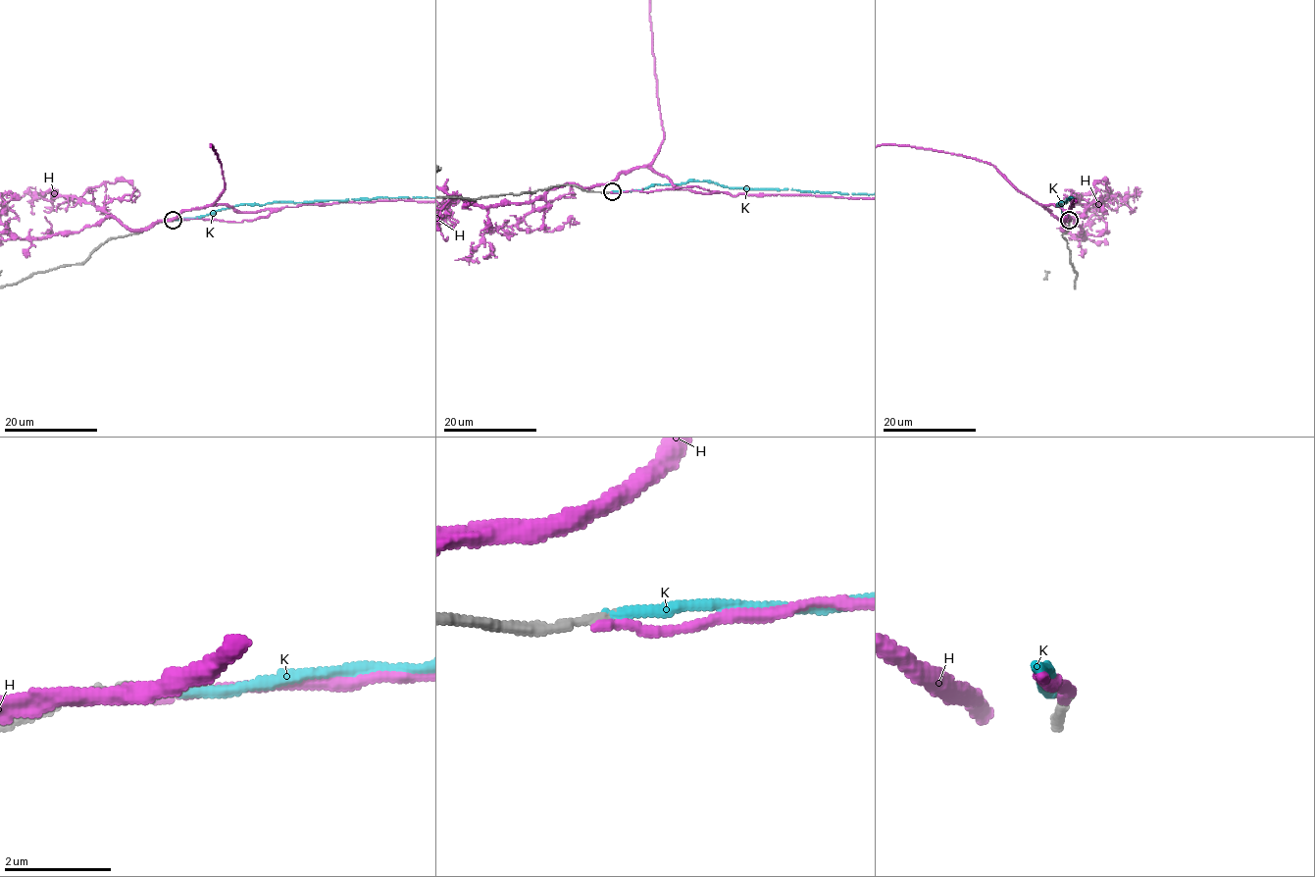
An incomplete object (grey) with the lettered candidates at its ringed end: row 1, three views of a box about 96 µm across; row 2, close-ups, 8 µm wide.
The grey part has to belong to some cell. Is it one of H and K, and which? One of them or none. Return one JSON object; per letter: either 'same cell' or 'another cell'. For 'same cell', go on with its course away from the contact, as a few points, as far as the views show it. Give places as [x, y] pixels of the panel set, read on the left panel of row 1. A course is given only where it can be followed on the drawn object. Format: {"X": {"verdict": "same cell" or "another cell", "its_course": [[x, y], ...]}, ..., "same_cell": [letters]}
{"H": {"verdict": "another cell"}, "K": {"verdict": "same cell"}, "same_cell": ["K"]}

